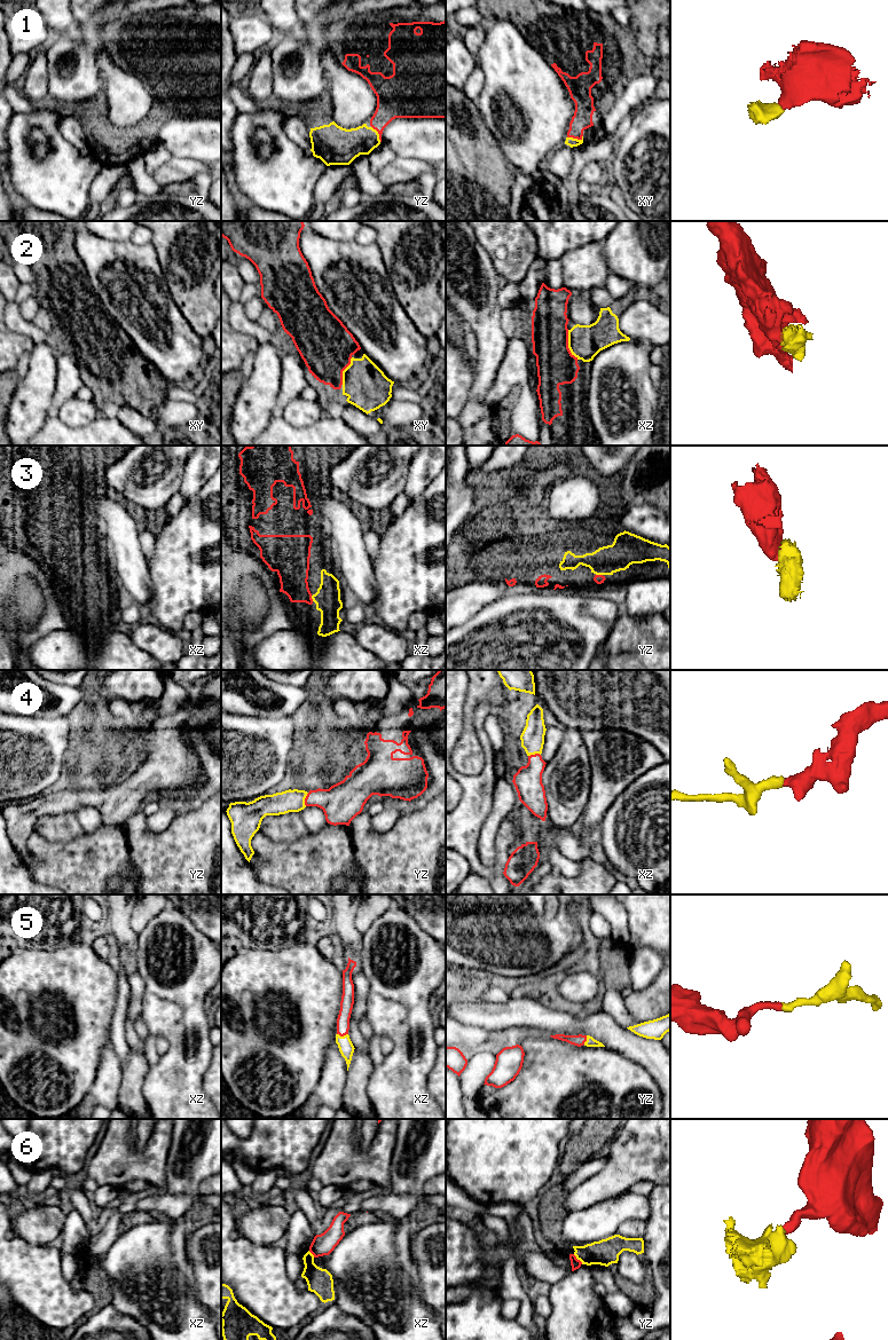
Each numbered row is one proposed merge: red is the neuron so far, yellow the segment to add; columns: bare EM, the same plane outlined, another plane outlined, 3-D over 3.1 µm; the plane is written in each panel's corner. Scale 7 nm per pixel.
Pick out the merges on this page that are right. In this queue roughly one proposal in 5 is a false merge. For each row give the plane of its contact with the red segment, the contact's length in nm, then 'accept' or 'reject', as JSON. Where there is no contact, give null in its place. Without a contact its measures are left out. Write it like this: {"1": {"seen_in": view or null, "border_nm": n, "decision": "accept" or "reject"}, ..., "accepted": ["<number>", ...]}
{"1": {"seen_in": "xy", "border_nm": 110, "decision": "accept"}, "2": {"seen_in": "xz", "border_nm": 220, "decision": "accept"}, "3": {"seen_in": "yz", "border_nm": 50, "decision": "accept"}, "4": {"seen_in": "yz", "border_nm": 100, "decision": "accept"}, "5": {"seen_in": "xz", "border_nm": 80, "decision": "accept"}, "6": {"seen_in": "yz", "border_nm": 100, "decision": "reject"}, "accepted": ["1", "2", "3", "4", "5"]}

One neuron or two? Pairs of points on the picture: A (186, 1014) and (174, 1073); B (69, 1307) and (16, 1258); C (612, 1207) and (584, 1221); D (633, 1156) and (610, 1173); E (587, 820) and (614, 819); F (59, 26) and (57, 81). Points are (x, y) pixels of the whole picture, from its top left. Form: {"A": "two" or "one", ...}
{"A": "one", "B": "one", "C": "one", "D": "one", "E": "two", "F": "two"}

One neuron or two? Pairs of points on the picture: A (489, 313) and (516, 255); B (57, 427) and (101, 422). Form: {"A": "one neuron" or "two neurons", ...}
{"A": "two neurons", "B": "one neuron"}

